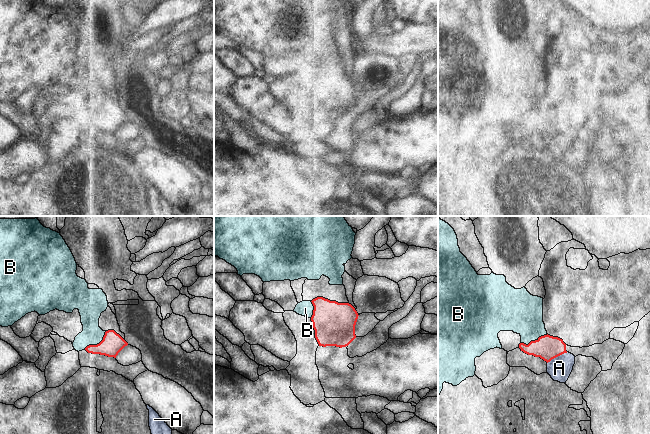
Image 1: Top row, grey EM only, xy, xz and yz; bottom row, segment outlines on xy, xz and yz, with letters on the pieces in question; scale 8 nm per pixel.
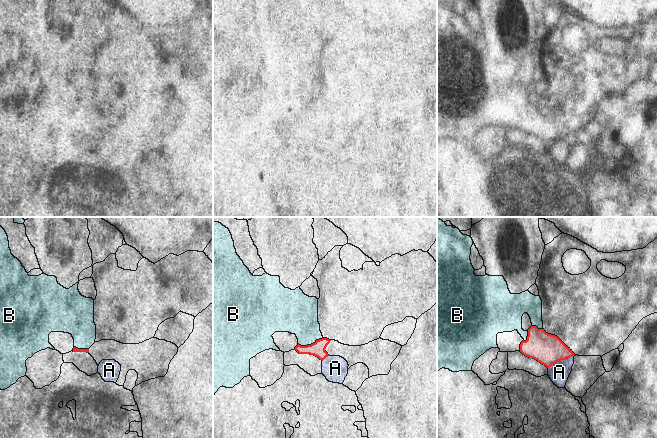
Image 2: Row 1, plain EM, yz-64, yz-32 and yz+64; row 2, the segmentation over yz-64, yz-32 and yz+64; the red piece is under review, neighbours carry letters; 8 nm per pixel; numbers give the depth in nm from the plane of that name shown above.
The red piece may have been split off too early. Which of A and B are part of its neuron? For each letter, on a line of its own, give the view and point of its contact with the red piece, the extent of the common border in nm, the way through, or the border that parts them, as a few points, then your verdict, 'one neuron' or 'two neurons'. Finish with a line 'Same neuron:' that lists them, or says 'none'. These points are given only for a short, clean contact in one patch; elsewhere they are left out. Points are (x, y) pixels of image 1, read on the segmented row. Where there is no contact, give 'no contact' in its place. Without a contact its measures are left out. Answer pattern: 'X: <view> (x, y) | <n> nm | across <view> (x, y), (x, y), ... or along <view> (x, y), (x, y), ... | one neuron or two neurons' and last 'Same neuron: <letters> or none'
A: yz (557, 356) | 190 nm | along yz (567, 352), (552, 358), (547, 363) | two neurons
B: xy (97, 344) | 240 nm | one neuron
Same neuron: B

